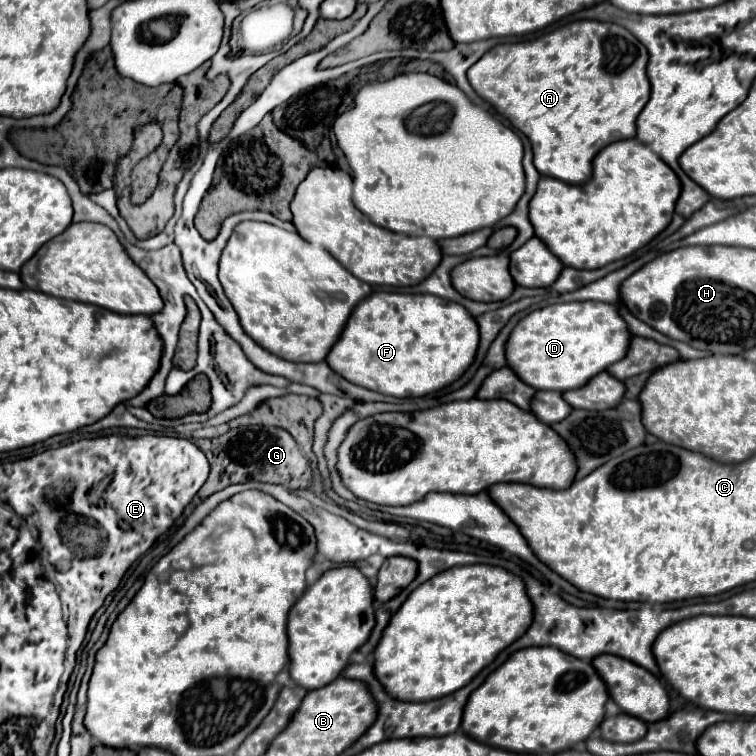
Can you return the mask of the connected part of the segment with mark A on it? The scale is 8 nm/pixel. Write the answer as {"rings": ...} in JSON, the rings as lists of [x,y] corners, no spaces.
{"rings":[[[579,20],[537,40],[497,44],[477,64],[473,64],[473,68],[469,68],[469,82],[483,100],[493,104],[499,114],[527,134],[533,146],[535,168],[543,176],[567,184],[581,184],[591,178],[593,158],[605,146],[617,140],[635,138],[635,120],[651,94],[647,60],[647,48],[629,30],[611,22]]]}

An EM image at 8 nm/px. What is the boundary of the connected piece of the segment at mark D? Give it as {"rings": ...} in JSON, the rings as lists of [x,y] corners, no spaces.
{"rings":[[[565,302],[525,316],[509,336],[509,366],[537,390],[575,390],[625,358],[631,342],[627,322],[607,302]]]}

